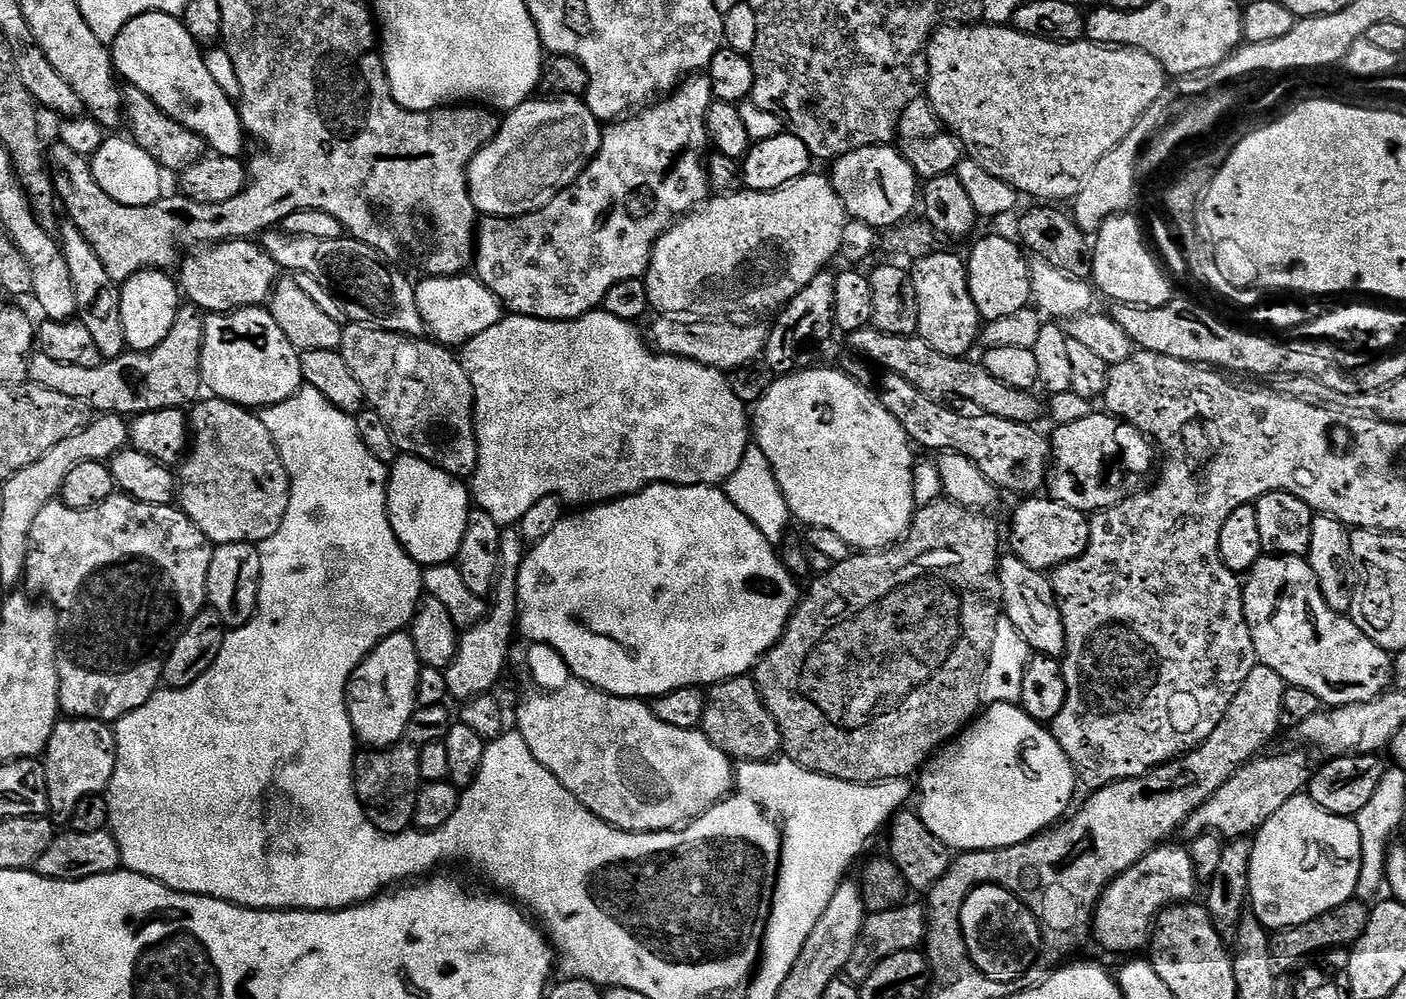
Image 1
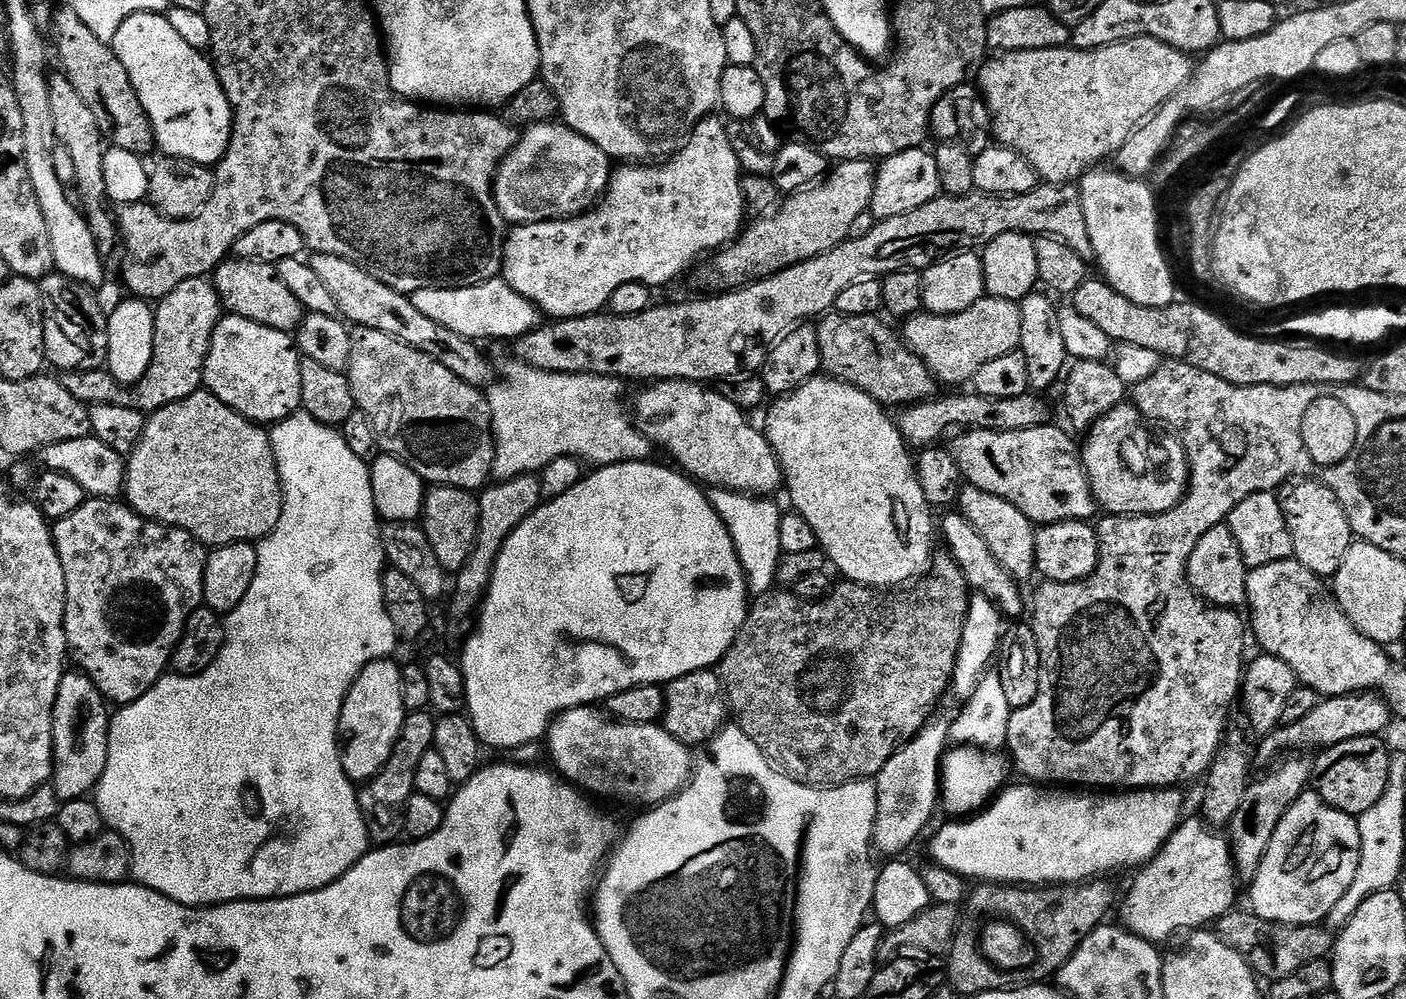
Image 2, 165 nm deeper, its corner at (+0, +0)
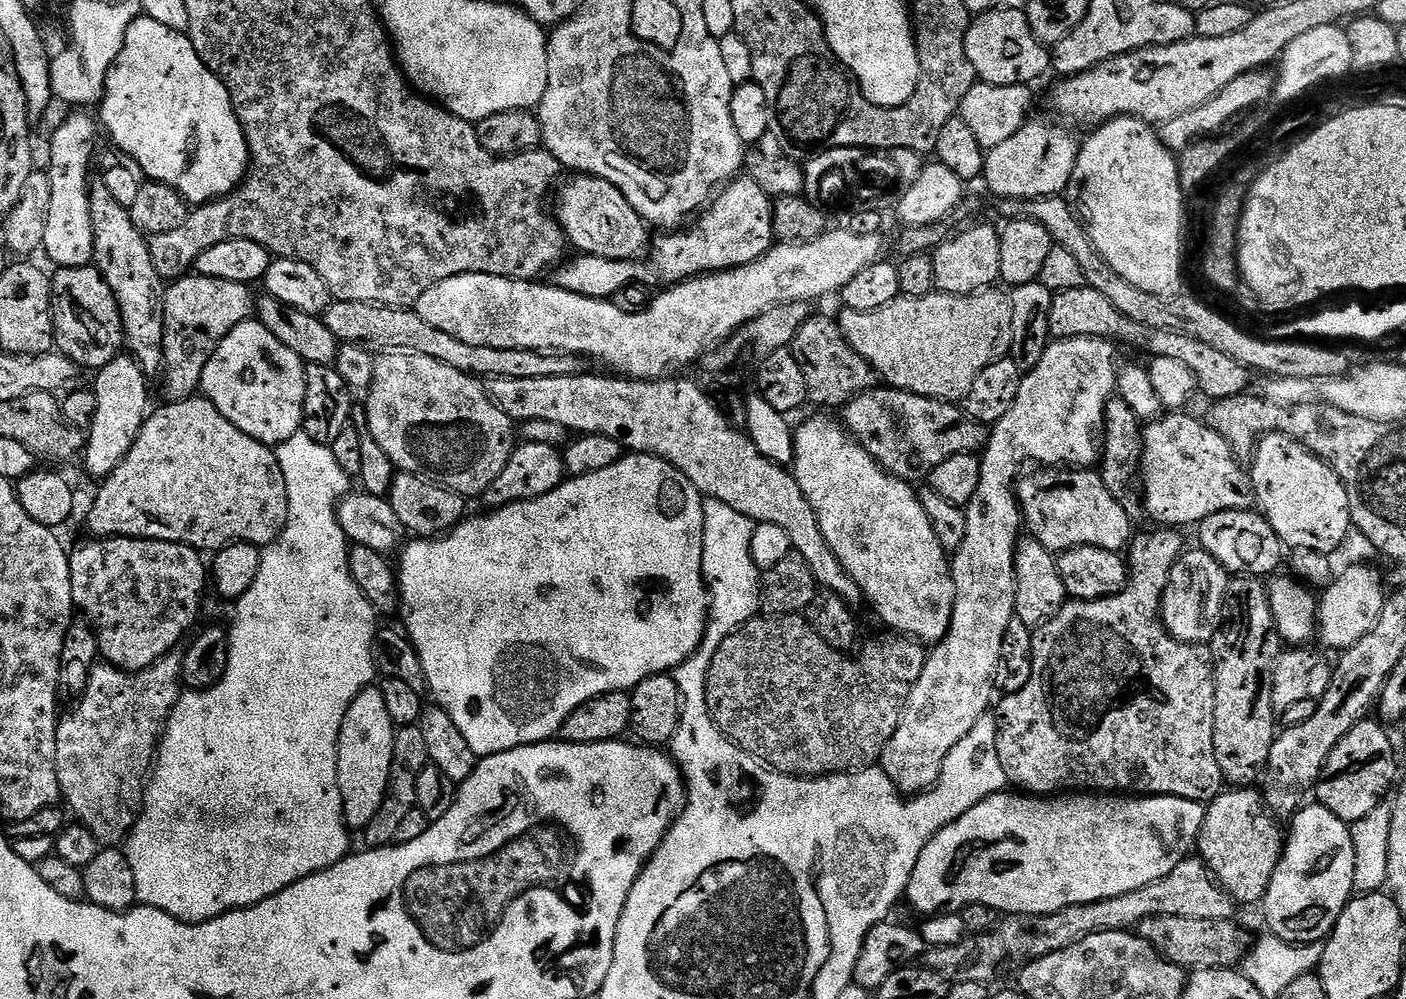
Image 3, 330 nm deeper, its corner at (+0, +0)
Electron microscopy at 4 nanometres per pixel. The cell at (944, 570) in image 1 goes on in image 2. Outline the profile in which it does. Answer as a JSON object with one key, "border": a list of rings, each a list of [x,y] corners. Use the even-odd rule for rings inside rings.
{"border":[[[931,576],[921,579],[903,594],[885,594],[861,584],[840,582],[822,600],[799,600],[792,590],[773,590],[755,597],[754,603],[748,609],[746,622],[740,627],[736,640],[718,665],[718,675],[724,684],[724,694],[728,698],[728,706],[734,720],[736,716],[735,723],[773,765],[812,786],[839,786],[851,784],[853,780],[872,780],[880,773],[882,766],[890,762],[896,751],[917,736],[925,724],[933,719],[935,712],[932,711],[935,710],[936,703],[944,695],[949,695],[952,686],[958,650],[962,646],[962,630],[968,617],[970,589],[963,578],[956,578],[953,584],[948,584],[944,576]]]}

